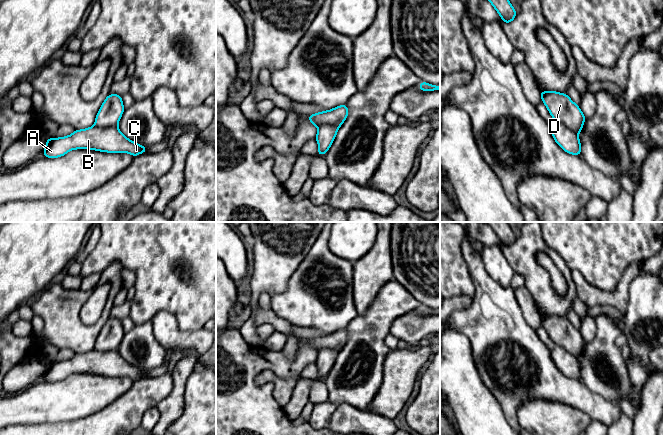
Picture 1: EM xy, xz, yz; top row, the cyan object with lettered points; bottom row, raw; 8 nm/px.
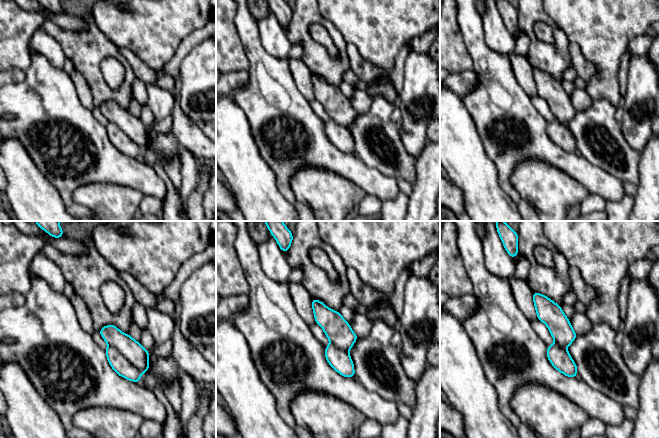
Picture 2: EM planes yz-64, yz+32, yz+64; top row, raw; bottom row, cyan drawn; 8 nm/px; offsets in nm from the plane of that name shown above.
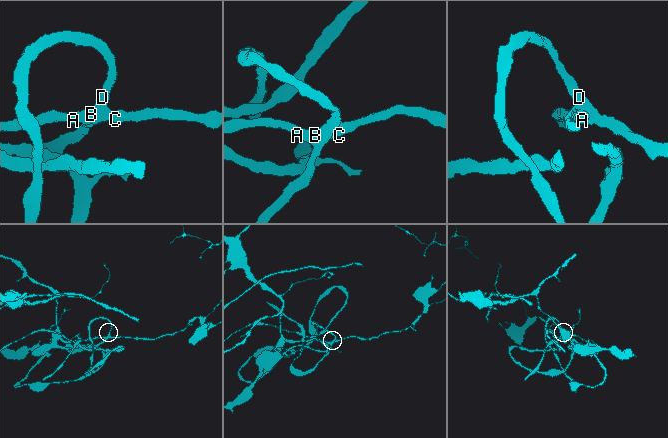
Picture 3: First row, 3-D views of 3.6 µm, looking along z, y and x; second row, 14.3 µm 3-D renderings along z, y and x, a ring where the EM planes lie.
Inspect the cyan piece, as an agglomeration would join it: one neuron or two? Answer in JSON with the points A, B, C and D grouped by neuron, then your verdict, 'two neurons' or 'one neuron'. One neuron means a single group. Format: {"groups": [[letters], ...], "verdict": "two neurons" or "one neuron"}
{"groups": [["A", "B", "C"], ["D"]], "verdict": "two neurons"}

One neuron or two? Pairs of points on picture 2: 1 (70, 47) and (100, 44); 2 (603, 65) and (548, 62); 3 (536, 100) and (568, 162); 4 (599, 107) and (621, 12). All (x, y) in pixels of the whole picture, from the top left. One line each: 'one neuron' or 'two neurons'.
1: one neuron
2: two neurons
3: two neurons
4: two neurons

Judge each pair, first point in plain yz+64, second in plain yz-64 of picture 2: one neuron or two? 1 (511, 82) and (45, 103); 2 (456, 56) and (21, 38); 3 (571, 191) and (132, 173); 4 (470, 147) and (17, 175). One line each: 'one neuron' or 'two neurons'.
1: one neuron
2: one neuron
3: two neurons
4: one neuron

